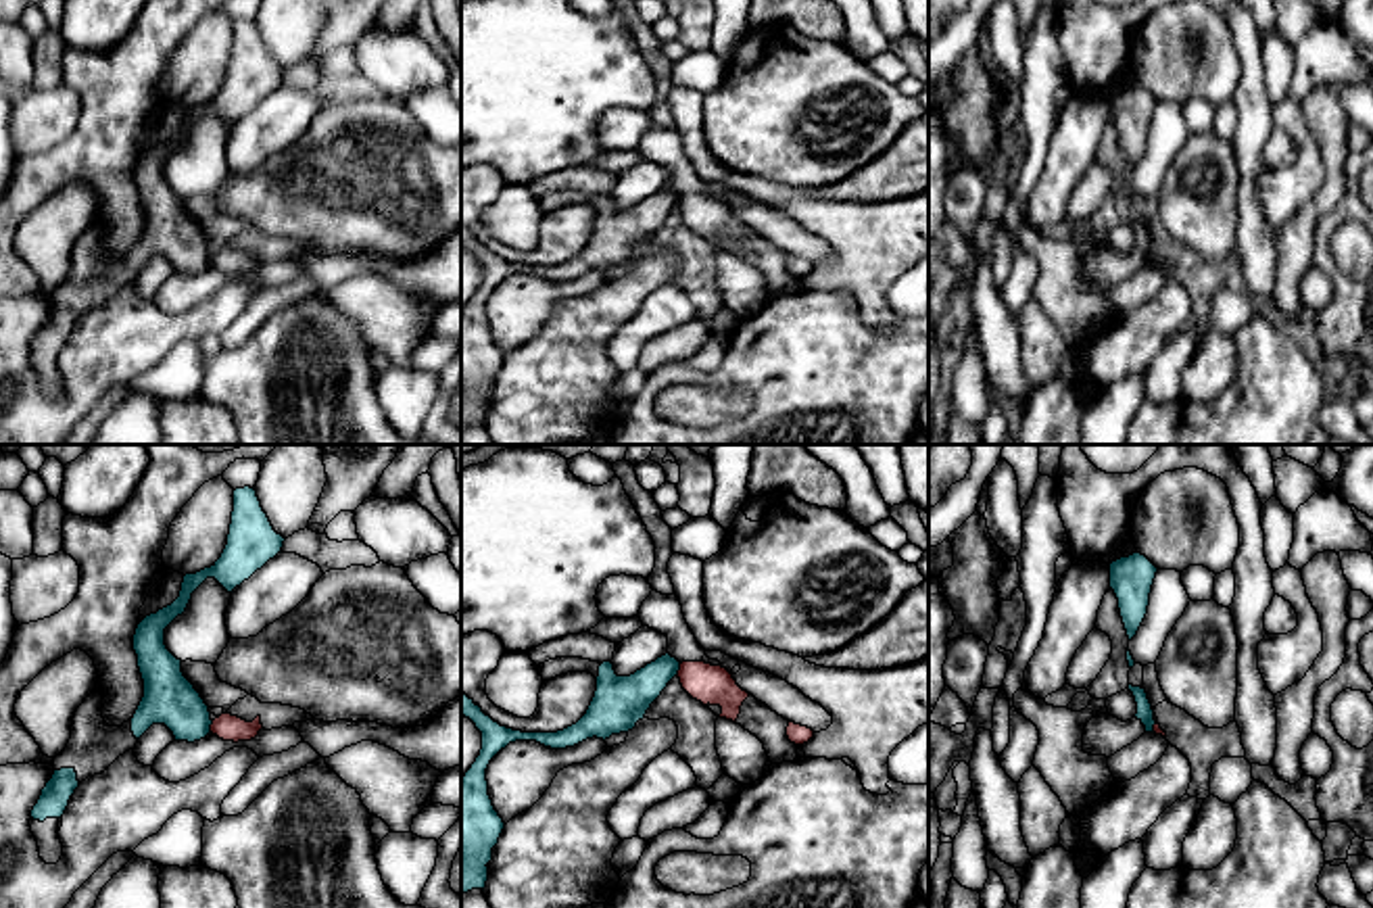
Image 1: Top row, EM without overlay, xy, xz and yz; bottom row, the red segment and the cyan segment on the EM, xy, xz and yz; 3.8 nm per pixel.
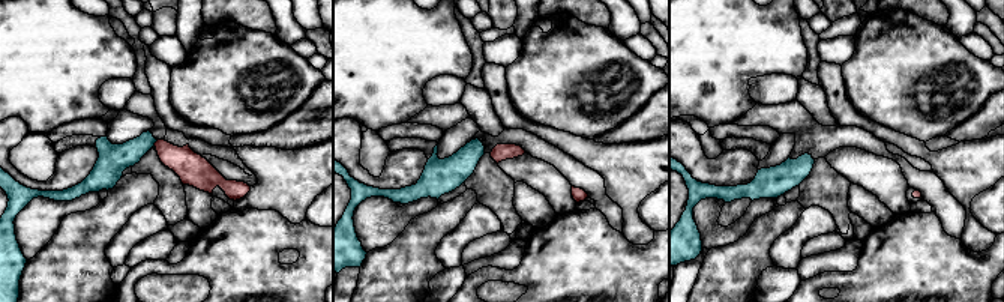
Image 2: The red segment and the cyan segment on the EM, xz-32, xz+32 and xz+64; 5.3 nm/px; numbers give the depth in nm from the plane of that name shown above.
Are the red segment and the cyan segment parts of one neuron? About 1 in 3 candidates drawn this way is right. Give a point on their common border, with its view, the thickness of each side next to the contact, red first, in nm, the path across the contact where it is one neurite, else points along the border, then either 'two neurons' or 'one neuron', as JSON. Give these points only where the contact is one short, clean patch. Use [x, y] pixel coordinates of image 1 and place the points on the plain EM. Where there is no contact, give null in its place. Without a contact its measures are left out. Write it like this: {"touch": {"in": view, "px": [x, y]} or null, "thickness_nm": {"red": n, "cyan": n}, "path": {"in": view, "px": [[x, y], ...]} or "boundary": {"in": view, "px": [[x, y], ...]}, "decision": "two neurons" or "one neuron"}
{"touch": {"in": "xy", "px": [211, 259]}, "thickness_nm": {"red": 100, "cyan": 200}, "boundary": {"in": "xy", "px": [[213, 253], [209, 264]]}, "decision": "two neurons"}

